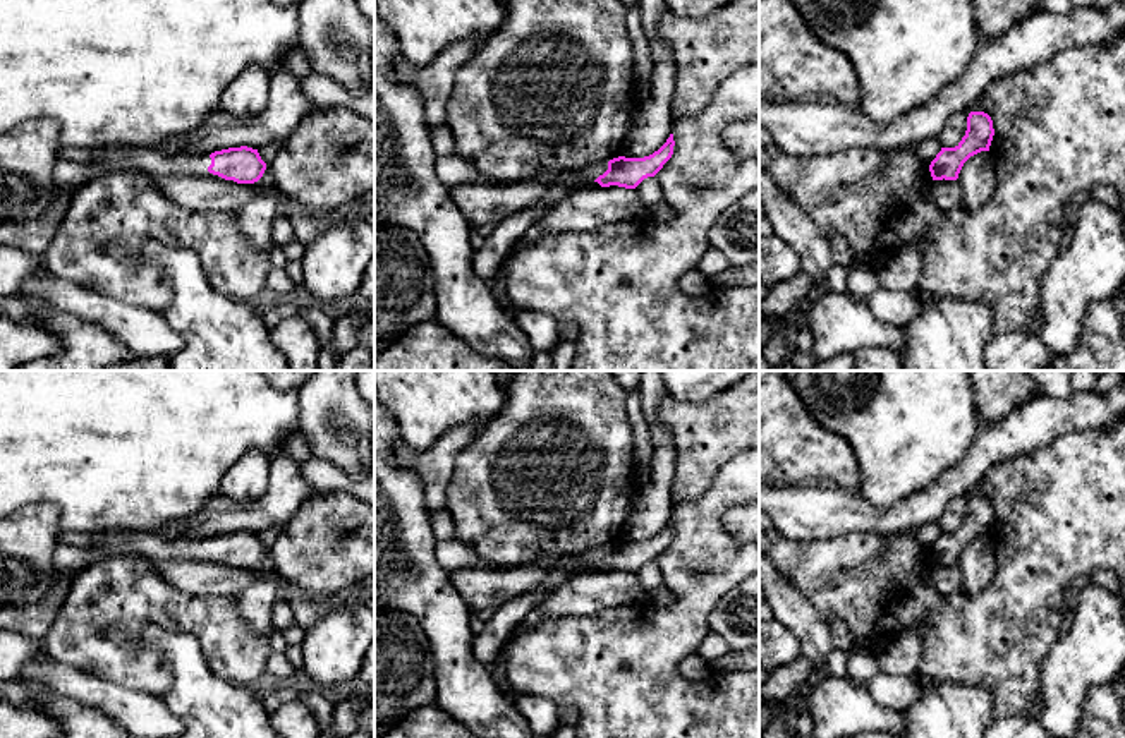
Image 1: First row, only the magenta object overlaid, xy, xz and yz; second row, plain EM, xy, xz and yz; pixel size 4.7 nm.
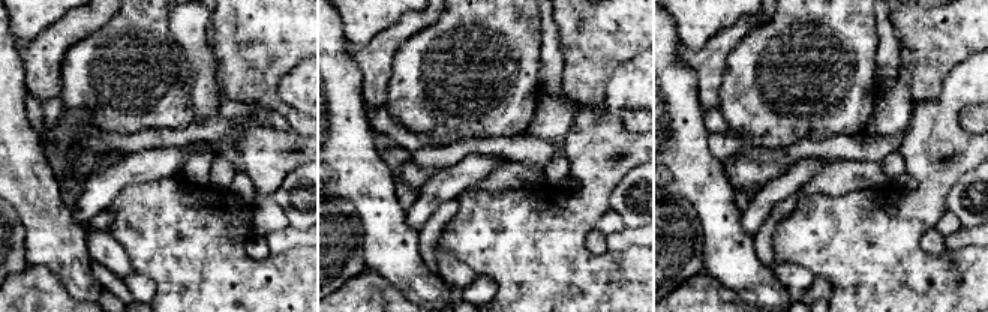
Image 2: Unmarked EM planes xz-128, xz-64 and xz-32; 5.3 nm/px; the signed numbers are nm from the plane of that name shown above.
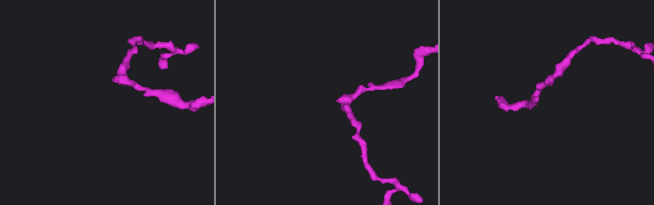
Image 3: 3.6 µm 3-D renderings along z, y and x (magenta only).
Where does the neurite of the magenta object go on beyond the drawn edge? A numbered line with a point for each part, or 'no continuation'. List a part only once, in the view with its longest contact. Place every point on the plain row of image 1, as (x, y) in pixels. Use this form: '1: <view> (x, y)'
1: xy (67, 560)

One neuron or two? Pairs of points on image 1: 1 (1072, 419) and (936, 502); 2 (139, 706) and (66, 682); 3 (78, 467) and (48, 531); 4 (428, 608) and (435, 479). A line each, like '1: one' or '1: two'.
1: one
2: one
3: two
4: two

